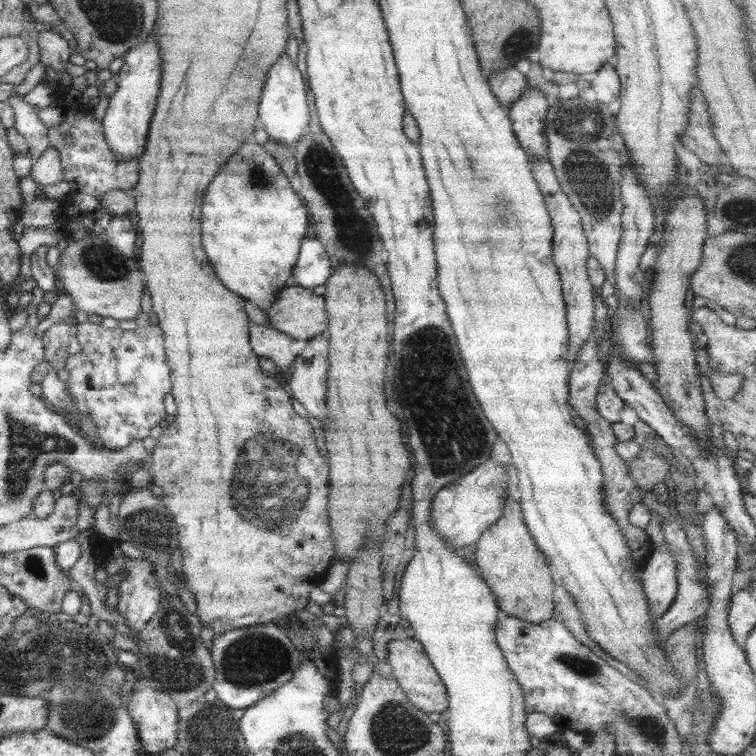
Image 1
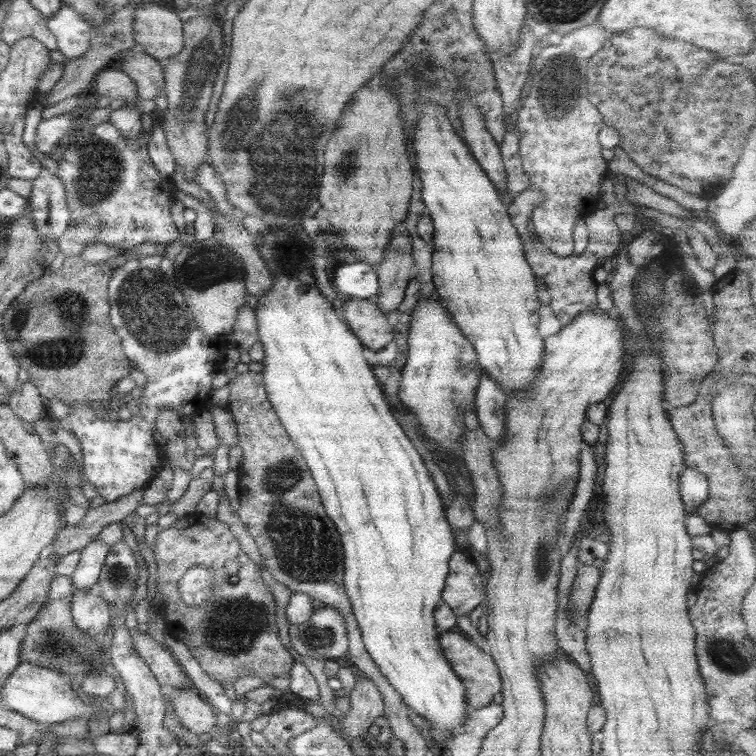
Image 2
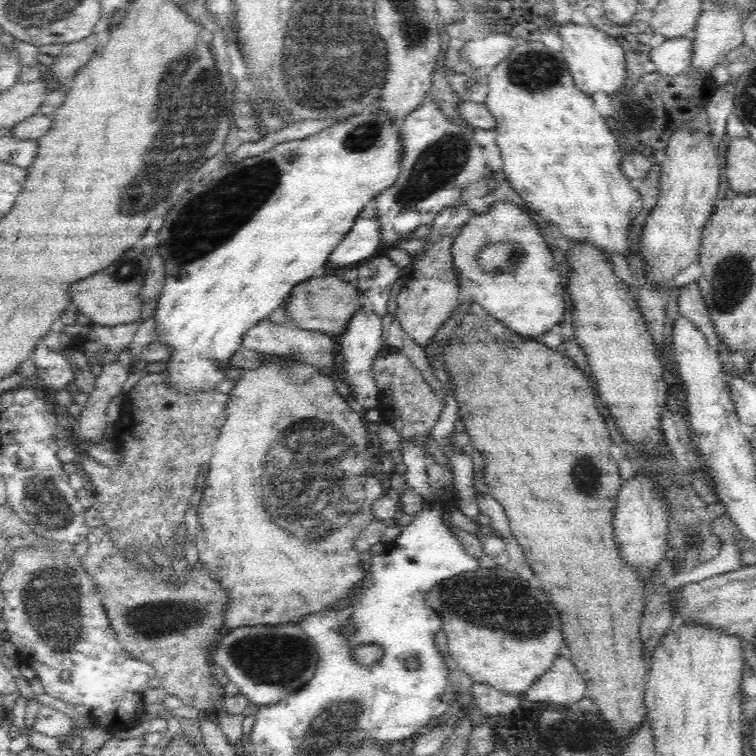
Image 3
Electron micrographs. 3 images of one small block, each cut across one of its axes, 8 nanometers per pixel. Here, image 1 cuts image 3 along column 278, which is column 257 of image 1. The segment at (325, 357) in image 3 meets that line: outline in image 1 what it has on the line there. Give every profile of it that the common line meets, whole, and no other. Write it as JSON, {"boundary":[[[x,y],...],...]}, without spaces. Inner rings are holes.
{"boundary":[[[252,324],[249,328],[249,341],[251,349],[258,356],[272,360],[278,373],[288,370],[297,357],[290,347],[293,338],[275,328]]]}

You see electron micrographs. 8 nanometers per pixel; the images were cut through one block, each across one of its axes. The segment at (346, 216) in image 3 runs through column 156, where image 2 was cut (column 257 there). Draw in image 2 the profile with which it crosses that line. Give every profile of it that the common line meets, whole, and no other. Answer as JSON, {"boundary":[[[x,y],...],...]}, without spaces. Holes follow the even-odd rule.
{"boundary":[[[294,224],[285,227],[266,227],[260,232],[259,237],[262,240],[262,244],[257,249],[262,254],[262,260],[265,262],[267,269],[270,270],[270,273],[272,273],[272,279],[274,279],[272,288],[258,297],[258,304],[255,308],[258,341],[262,343],[264,349],[261,375],[267,392],[267,399],[273,406],[290,440],[295,444],[302,458],[306,460],[306,464],[310,468],[310,474],[314,478],[314,484],[318,488],[318,494],[322,498],[321,503],[325,513],[334,522],[339,532],[343,546],[343,585],[351,602],[351,612],[354,614],[356,625],[361,631],[364,647],[378,670],[385,676],[384,678],[388,684],[392,684],[392,688],[401,696],[403,704],[408,705],[412,712],[419,714],[429,722],[433,732],[433,740],[436,742],[434,748],[439,752],[446,746],[447,740],[454,736],[453,730],[460,725],[463,726],[465,714],[468,710],[466,688],[460,677],[456,676],[456,673],[452,671],[452,666],[448,663],[448,659],[444,657],[442,649],[440,649],[439,633],[436,631],[436,622],[434,621],[434,610],[441,601],[441,594],[448,576],[449,558],[458,548],[455,534],[444,513],[445,504],[443,498],[438,489],[436,489],[434,481],[428,477],[428,471],[420,452],[414,447],[412,440],[400,426],[391,406],[384,400],[382,387],[378,385],[374,372],[371,371],[372,366],[362,355],[364,346],[360,339],[344,322],[340,321],[340,316],[332,307],[332,303],[316,288],[312,270],[316,265],[317,258],[313,251],[311,236],[304,231],[304,227],[301,224]]]}

